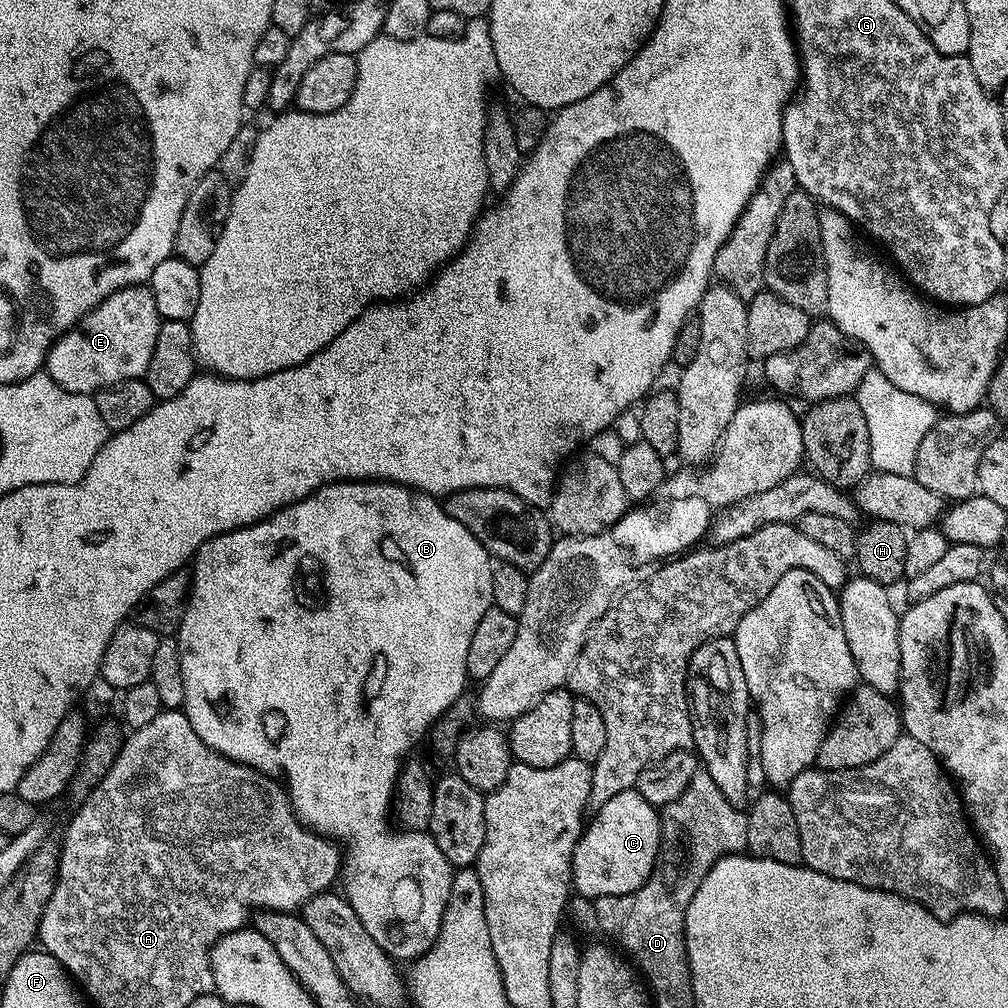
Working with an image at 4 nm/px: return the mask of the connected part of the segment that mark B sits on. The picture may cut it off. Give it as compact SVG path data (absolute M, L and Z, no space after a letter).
M341 480L339 484L326 484L316 489L305 500L288 504L257 524L210 538L198 549L190 564L192 587L178 633L184 716L190 726L194 726L194 734L198 734L208 748L279 780L301 824L337 841L348 840L347 871L348 868L352 872L358 871L363 856L366 863L376 867L365 876L345 875L342 892L354 914L362 918L366 934L370 934L380 949L396 962L415 962L436 943L450 898L454 868L442 850L438 850L432 837L423 831L400 830L400 833L392 832L385 836L384 815L388 812L388 799L391 796L393 799L394 781L402 761L423 736L425 739L429 735L439 717L465 695L464 684L468 680L466 650L476 623L488 608L493 607L492 591L488 589L493 563L493 557L488 555L482 542L478 542L478 538L474 538L474 534L470 534L462 522L450 518L437 497L406 488L403 484L392 484L388 480Z

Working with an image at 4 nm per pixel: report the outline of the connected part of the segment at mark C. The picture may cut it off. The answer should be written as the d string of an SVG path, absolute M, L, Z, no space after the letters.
M627 788L622 794L614 794L606 803L595 809L596 817L587 821L586 827L572 851L571 887L581 897L625 896L637 892L656 871L660 859L660 821L661 813L657 805L646 802L636 788Z

